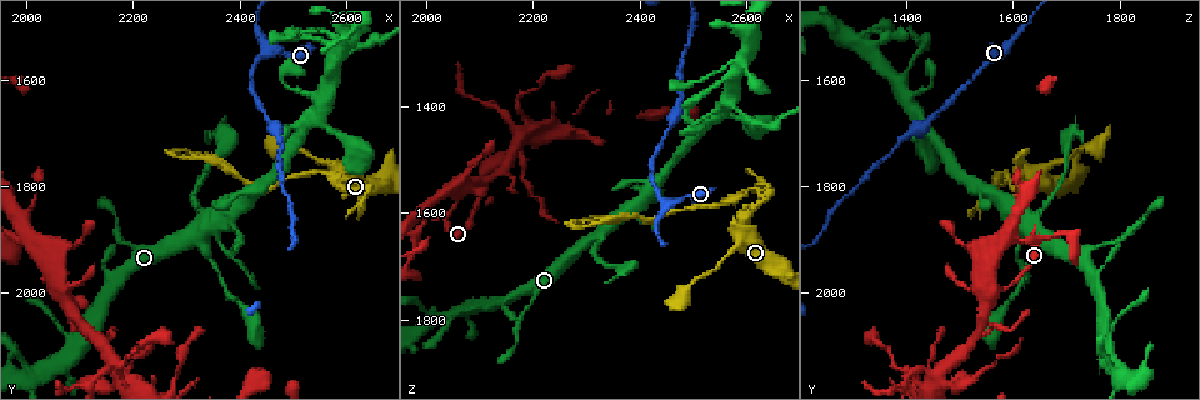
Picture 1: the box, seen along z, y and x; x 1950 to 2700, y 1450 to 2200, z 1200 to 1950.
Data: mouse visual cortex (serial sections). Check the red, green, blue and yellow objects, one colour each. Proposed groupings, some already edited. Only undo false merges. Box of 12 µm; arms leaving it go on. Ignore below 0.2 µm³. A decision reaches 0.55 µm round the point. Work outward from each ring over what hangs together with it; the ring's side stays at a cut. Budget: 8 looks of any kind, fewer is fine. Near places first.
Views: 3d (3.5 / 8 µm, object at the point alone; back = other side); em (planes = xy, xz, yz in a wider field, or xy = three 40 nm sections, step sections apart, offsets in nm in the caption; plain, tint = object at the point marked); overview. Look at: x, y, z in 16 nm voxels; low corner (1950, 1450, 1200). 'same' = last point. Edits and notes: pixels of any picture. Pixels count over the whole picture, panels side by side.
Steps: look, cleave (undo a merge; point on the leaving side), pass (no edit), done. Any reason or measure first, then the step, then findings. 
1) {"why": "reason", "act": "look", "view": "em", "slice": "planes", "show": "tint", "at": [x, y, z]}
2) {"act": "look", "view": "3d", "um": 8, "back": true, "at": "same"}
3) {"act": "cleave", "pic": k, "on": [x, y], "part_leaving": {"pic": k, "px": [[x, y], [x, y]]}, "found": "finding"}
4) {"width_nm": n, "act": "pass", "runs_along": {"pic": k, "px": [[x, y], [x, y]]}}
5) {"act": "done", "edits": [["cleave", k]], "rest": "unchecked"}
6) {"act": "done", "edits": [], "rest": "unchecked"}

{"why": "looks like a crossing", "act": "look", "view": "3d", "um": 3.5, "at": [2320, 1895, 1640]}

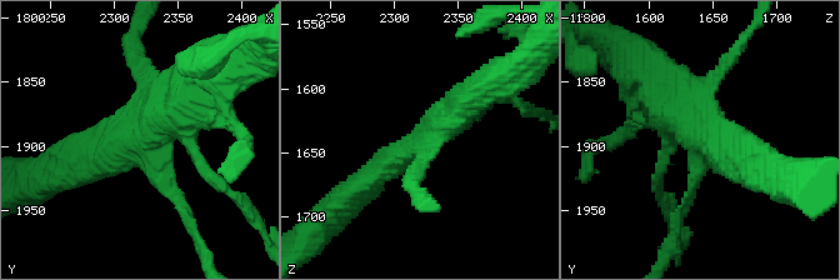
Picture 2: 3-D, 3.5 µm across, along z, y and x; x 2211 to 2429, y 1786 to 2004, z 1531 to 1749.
{"arms": 4, "arm_widths_nm": [150, 200, 400, 400], "why": "now the EM", "act": "look", "view": "em", "slice": "xy", "step": 5, "show": "tint", "at": [2318, 1894, 1644]}

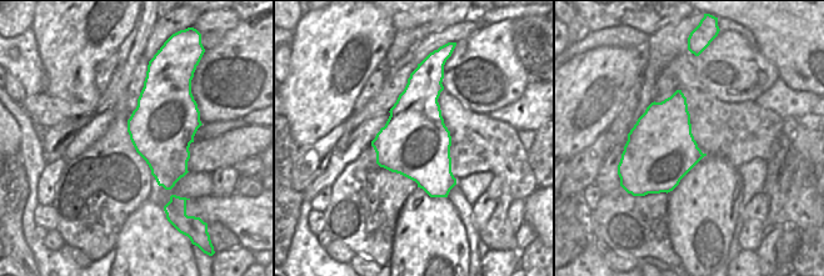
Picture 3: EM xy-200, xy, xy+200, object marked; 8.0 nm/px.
{"act": "pass", "runs_along": {"pic": 2, "px": [[355, 193], [470, 100]]}, "found": "continuous, no second cell"}

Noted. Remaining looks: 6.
{"why": "sharp bend", "act": "look", "view": "3d", "um": 8, "at": [2450, 1550, 1580]}

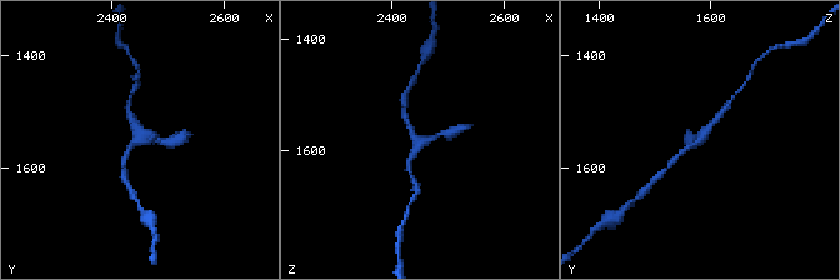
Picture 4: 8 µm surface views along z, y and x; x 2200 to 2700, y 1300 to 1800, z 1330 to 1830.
{"why": "now the EM", "act": "look", "view": "em", "slice": "xy", "step": 5, "show": "tint", "at": [2450, 1555, 1580]}

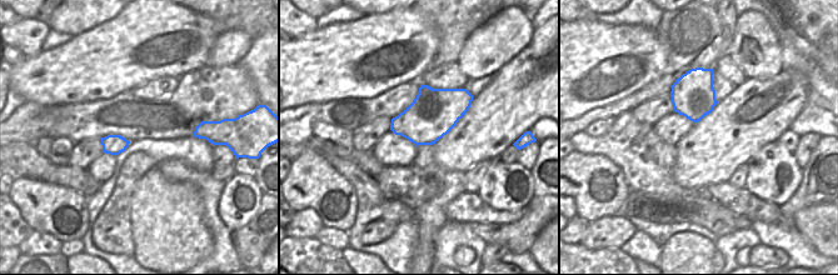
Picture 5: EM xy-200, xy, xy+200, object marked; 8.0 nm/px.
{"act": "pass", "runs_along": {"pic": 4, "px": [[173, 141], [136, 141], [124, 160]]}, "found": "all the same cell"}

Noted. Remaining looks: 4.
{"why": "abrupt turn", "act": "look", "view": "3d", "um": 3.5, "at": [2625, 1805, 1570]}

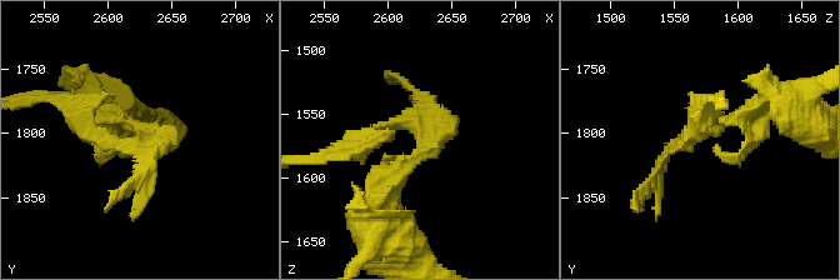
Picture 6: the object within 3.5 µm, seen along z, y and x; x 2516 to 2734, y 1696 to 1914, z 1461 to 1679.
{"why": "need the tissue", "act": "look", "view": "em", "slice": "xy", "step": 5, "show": "tint", "at": [2626, 1804, 1566]}

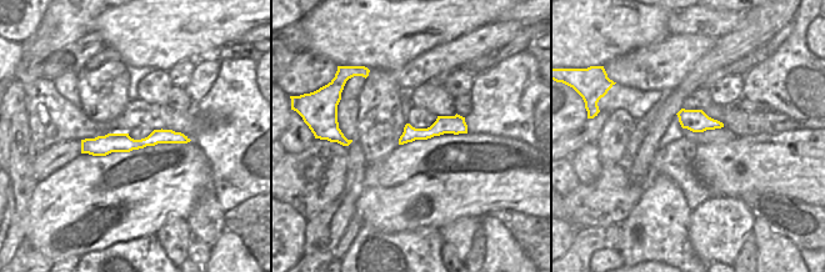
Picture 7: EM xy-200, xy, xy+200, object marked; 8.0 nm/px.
{"act": "pass", "runs_along": {"pic": 7, "px": [[184, 140], [84, 150]]}, "found": "one cell here"}

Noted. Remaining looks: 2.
{"act": "done", "edits": [], "rest": "unchecked"}

